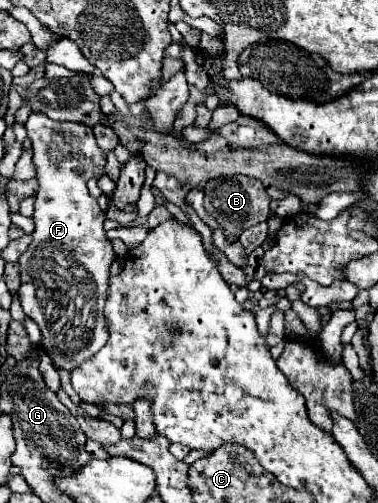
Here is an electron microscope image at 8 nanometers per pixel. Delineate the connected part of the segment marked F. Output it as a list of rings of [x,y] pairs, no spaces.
[[[30,114],[30,118],[28,118],[28,122],[26,122],[26,132],[28,132],[28,138],[32,140],[32,152],[34,152],[34,164],[36,164],[36,178],[38,178],[40,188],[38,188],[38,194],[36,194],[36,212],[34,212],[34,216],[32,216],[34,222],[36,222],[36,230],[34,230],[34,234],[32,234],[34,240],[32,240],[32,244],[28,246],[28,250],[26,250],[26,252],[20,256],[20,260],[18,260],[18,264],[20,264],[20,288],[18,288],[16,296],[20,298],[20,306],[22,306],[24,314],[26,314],[28,318],[32,318],[32,320],[38,324],[38,328],[40,328],[40,332],[42,332],[42,342],[40,342],[40,346],[42,346],[42,350],[50,356],[52,366],[54,366],[56,370],[68,370],[68,372],[72,372],[72,370],[74,370],[76,366],[80,366],[84,360],[92,358],[92,356],[108,342],[108,324],[106,324],[106,318],[104,318],[104,302],[108,300],[110,266],[112,266],[116,254],[114,254],[114,250],[112,250],[112,242],[106,238],[106,232],[104,232],[104,228],[102,228],[104,210],[98,206],[96,198],[92,198],[92,196],[88,194],[88,188],[86,188],[86,182],[88,182],[90,178],[100,178],[100,176],[104,174],[106,156],[104,156],[102,150],[96,146],[96,138],[94,138],[92,128],[81,126],[81,124],[77,122],[54,122],[54,120],[50,120],[48,116],[44,116],[44,114]]]

